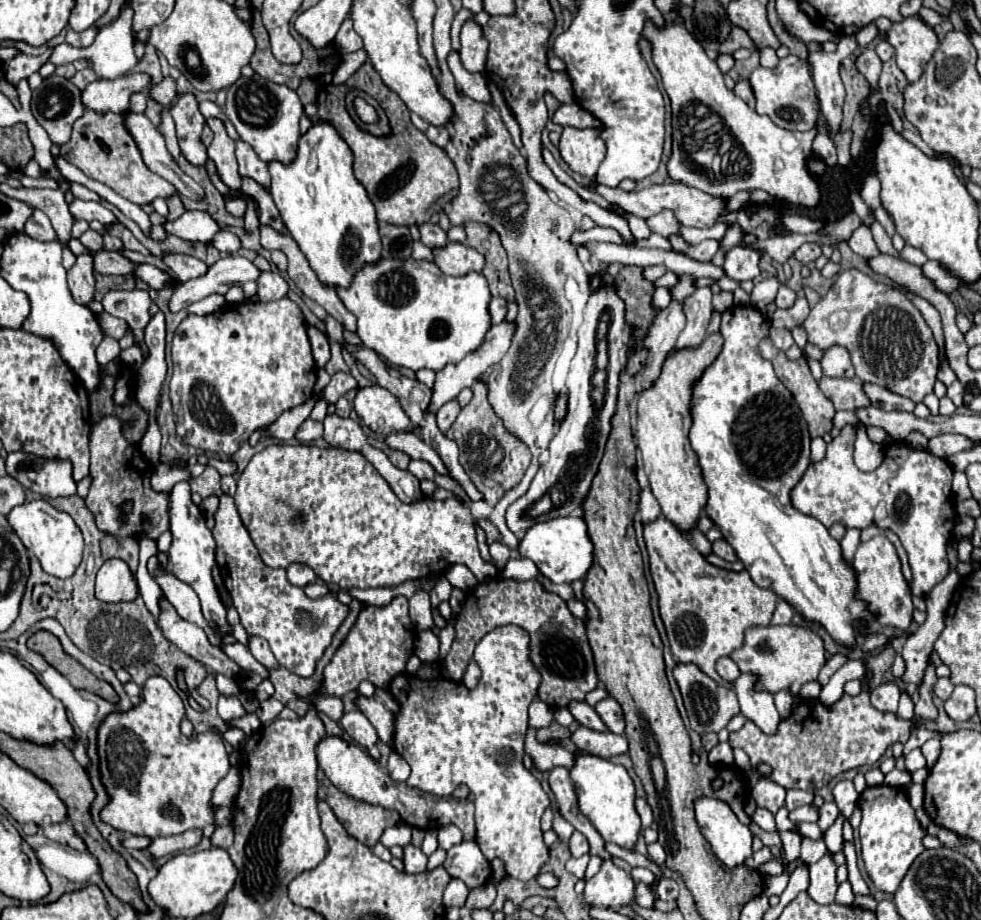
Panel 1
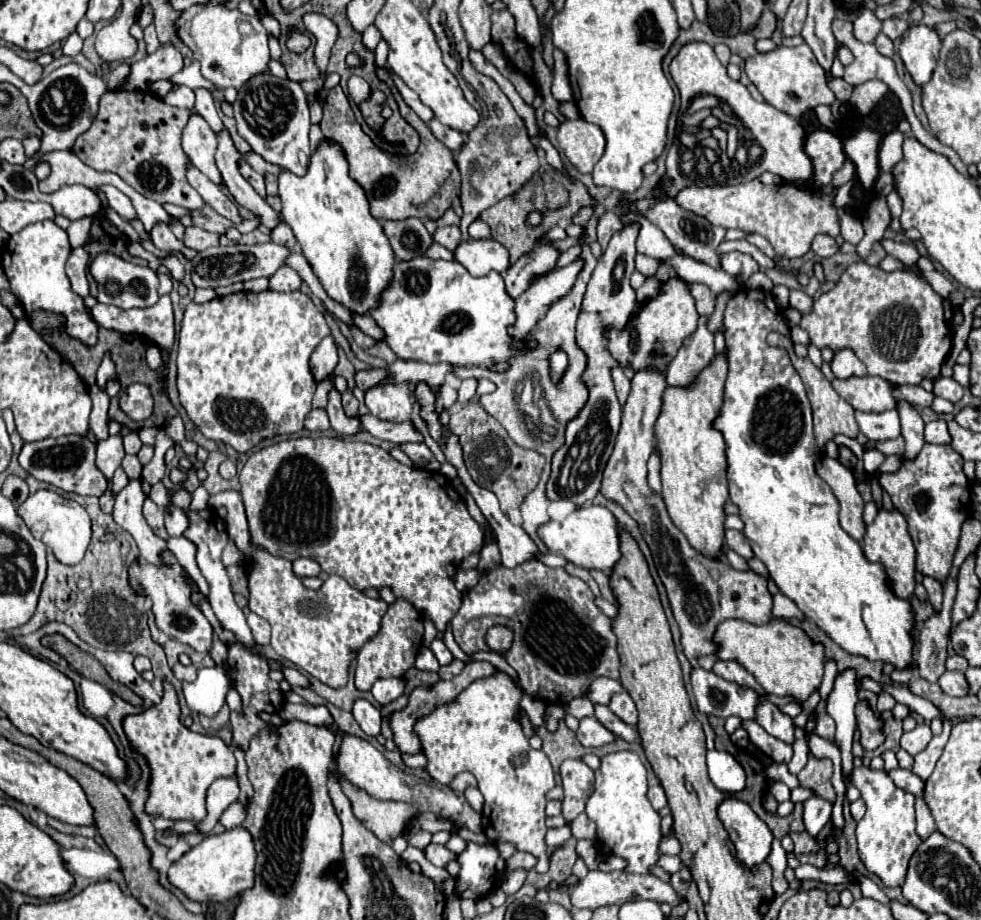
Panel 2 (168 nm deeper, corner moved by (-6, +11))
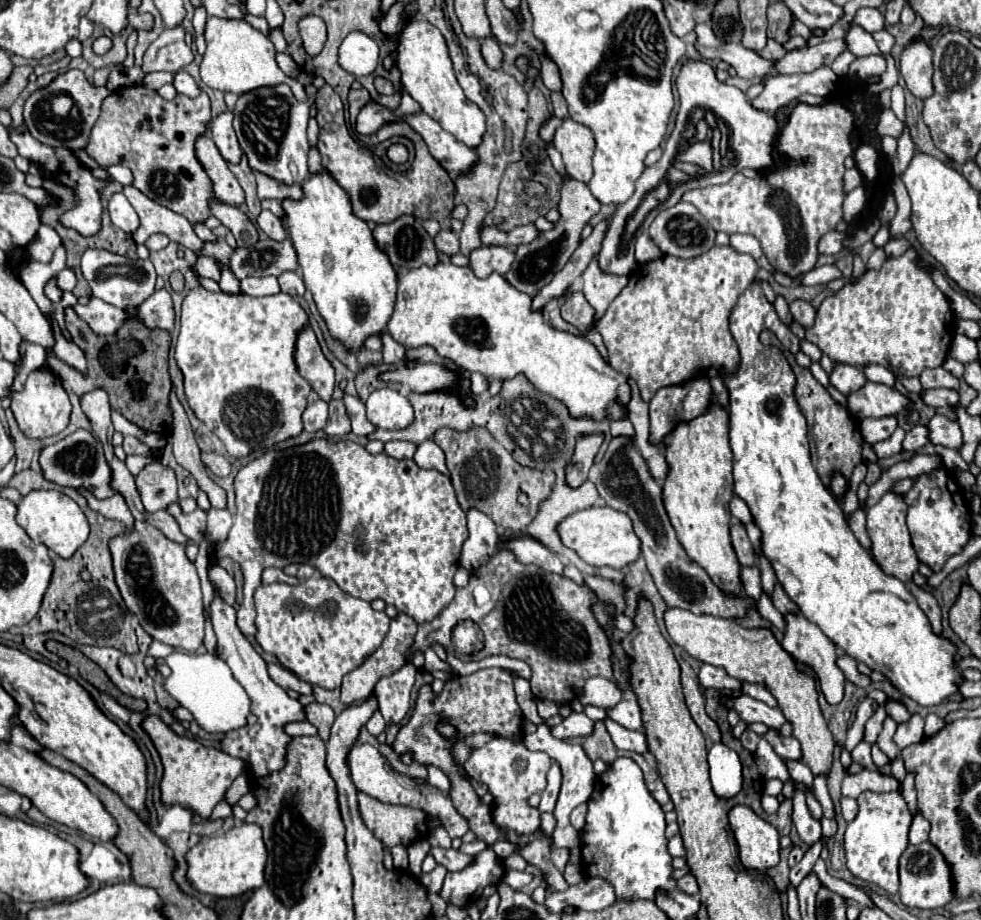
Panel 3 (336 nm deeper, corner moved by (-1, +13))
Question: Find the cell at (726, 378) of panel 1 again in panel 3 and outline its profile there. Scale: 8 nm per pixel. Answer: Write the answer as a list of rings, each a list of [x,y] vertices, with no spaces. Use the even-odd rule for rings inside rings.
[[[751,283],[747,287],[747,291],[737,299],[731,315],[729,315],[729,327],[731,327],[731,335],[733,339],[737,341],[737,347],[739,347],[739,367],[735,373],[723,373],[723,383],[729,391],[729,443],[731,443],[731,451],[733,451],[733,477],[735,477],[735,495],[741,497],[751,515],[753,515],[753,521],[757,523],[757,527],[761,529],[761,551],[763,555],[769,559],[775,575],[777,575],[777,581],[781,583],[781,587],[785,589],[785,593],[791,597],[791,601],[795,601],[795,605],[799,607],[799,611],[815,625],[819,625],[819,629],[823,629],[823,633],[827,633],[827,637],[831,637],[831,641],[835,641],[835,645],[839,649],[843,649],[849,657],[853,657],[855,661],[863,661],[865,665],[869,665],[873,671],[881,671],[903,695],[915,699],[919,705],[925,705],[925,707],[931,707],[931,705],[937,705],[941,701],[961,701],[961,695],[957,693],[957,685],[961,681],[961,675],[959,675],[959,669],[955,667],[955,647],[951,645],[951,641],[939,637],[939,635],[933,635],[931,631],[931,625],[925,617],[925,613],[919,609],[915,597],[907,591],[905,583],[899,581],[897,577],[893,575],[887,575],[881,571],[881,567],[873,561],[873,557],[869,555],[869,551],[865,551],[859,541],[855,539],[855,535],[849,531],[847,527],[847,521],[845,521],[845,515],[839,507],[839,503],[835,501],[835,497],[831,495],[831,491],[827,491],[827,487],[823,485],[823,481],[819,481],[819,475],[815,473],[813,465],[811,465],[811,457],[809,457],[809,441],[807,441],[807,425],[805,425],[805,417],[795,401],[795,375],[783,355],[783,351],[779,347],[767,347],[759,341],[759,333],[763,329],[771,329],[775,331],[777,339],[785,345],[785,347],[799,347],[799,339],[791,333],[791,329],[779,319],[779,315],[775,313],[775,307],[767,301],[767,297],[763,295],[761,287],[757,283]]]

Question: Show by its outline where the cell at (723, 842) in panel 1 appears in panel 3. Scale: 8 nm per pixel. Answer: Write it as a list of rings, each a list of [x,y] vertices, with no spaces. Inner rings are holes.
[[[735,805],[729,813],[729,825],[743,867],[765,871],[779,863],[779,833],[771,823],[757,817],[747,805]]]

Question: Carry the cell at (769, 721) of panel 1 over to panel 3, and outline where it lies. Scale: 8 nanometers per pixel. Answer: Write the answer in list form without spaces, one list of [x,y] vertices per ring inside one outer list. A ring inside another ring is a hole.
[[[769,729],[765,733],[765,739],[771,743],[771,747],[775,749],[775,753],[781,759],[799,759],[801,757],[801,747],[799,747],[799,741],[795,741],[795,737],[783,737],[777,729]]]

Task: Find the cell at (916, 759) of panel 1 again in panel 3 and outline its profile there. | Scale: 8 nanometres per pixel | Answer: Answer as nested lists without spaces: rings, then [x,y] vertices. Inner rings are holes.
[[[913,715],[907,723],[901,723],[895,731],[893,741],[897,743],[899,749],[905,749],[909,745],[917,745],[919,741],[923,741],[923,719],[919,715]]]

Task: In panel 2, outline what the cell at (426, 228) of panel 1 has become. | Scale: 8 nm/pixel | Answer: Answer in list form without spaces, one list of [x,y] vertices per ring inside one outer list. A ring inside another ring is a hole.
[[[438,227],[434,233],[434,241],[450,251],[454,251],[460,245],[460,229],[458,227]]]

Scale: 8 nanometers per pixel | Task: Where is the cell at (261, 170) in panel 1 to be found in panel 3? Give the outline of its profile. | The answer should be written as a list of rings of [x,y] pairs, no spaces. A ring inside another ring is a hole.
[[[255,171],[255,177],[257,177],[257,193],[259,193],[259,199],[285,199],[285,197],[291,197],[291,199],[301,199],[303,197],[303,191],[299,185],[283,185],[281,181],[275,181],[273,177],[267,177],[265,173],[259,173]]]

